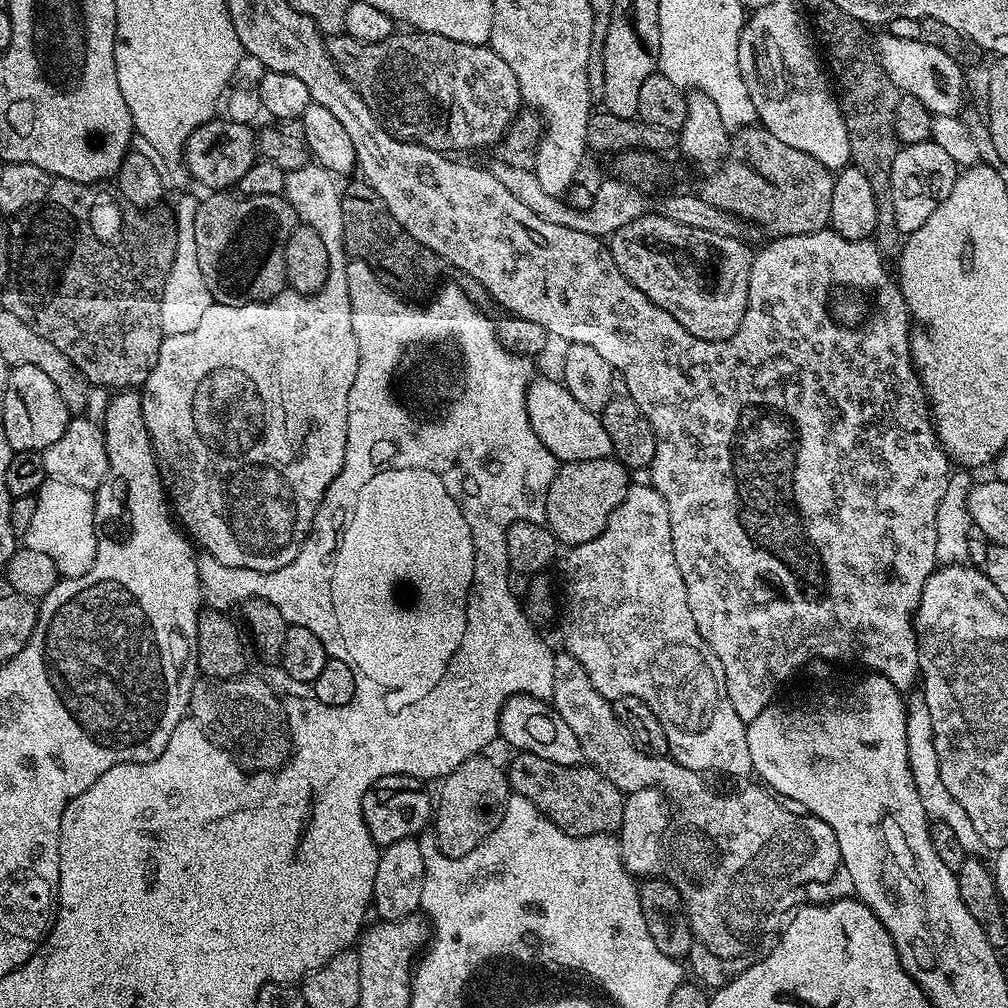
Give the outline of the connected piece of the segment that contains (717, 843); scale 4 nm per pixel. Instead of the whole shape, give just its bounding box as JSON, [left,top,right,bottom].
[550,650,842,960]

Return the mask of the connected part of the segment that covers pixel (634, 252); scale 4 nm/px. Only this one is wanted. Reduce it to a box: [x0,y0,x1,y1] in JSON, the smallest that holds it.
[610,214,753,340]

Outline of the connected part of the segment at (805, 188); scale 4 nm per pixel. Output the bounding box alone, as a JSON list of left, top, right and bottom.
[698,127,834,237]

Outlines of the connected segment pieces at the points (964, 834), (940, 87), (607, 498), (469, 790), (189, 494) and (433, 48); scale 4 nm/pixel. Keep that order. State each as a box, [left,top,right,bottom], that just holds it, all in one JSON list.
[[907,692,987,858],[874,30,965,117],[544,457,630,546],[434,754,510,860],[139,162,360,572],[326,30,522,154]]

